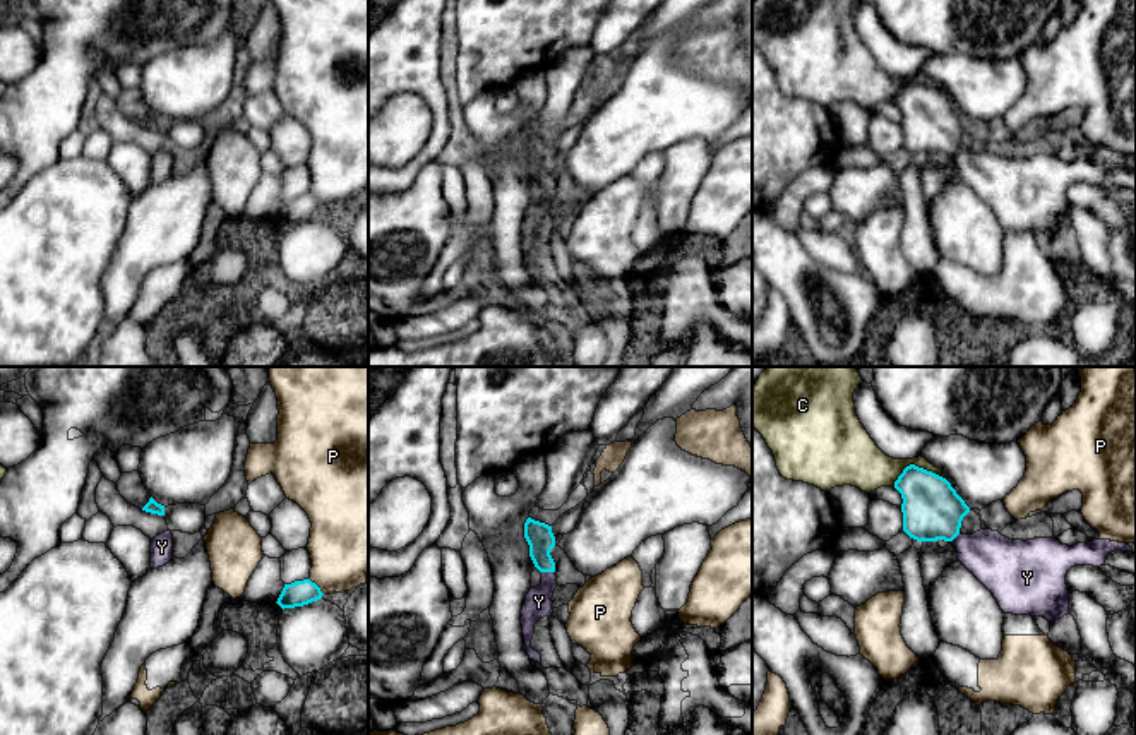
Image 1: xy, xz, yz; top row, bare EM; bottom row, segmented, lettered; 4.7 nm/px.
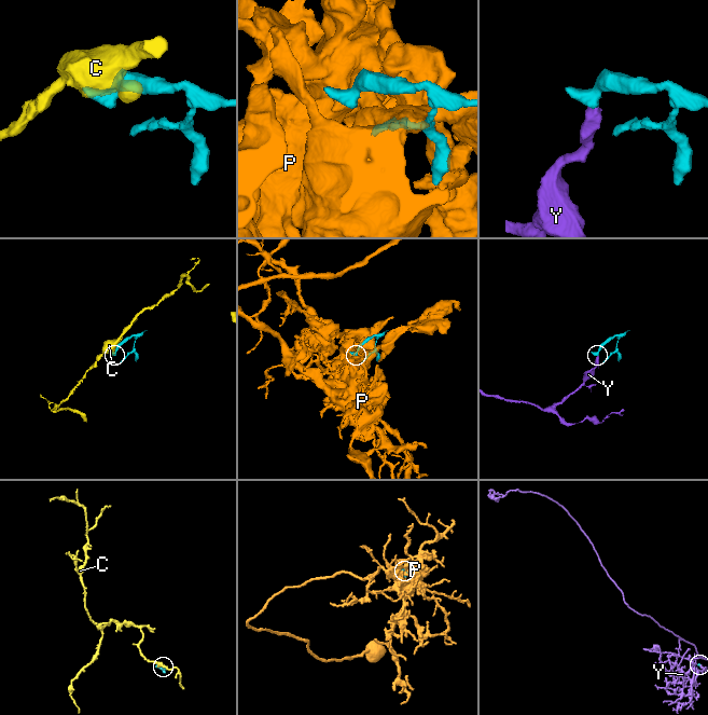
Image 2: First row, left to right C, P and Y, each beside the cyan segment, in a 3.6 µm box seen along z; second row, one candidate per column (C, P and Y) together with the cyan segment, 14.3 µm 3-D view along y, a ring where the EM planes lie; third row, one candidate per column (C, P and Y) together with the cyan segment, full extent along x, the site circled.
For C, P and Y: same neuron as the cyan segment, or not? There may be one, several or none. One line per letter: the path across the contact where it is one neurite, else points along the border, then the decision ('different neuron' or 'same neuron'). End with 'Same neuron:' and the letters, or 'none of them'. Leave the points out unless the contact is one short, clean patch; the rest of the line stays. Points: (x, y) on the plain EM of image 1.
C: different neuron
P: different neuron
Y: way xz (538, 151), (540, 173), (549, 187), (549, 201), (538, 218); same neuron
Same neuron: Y

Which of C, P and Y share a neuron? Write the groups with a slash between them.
C / P / Y

